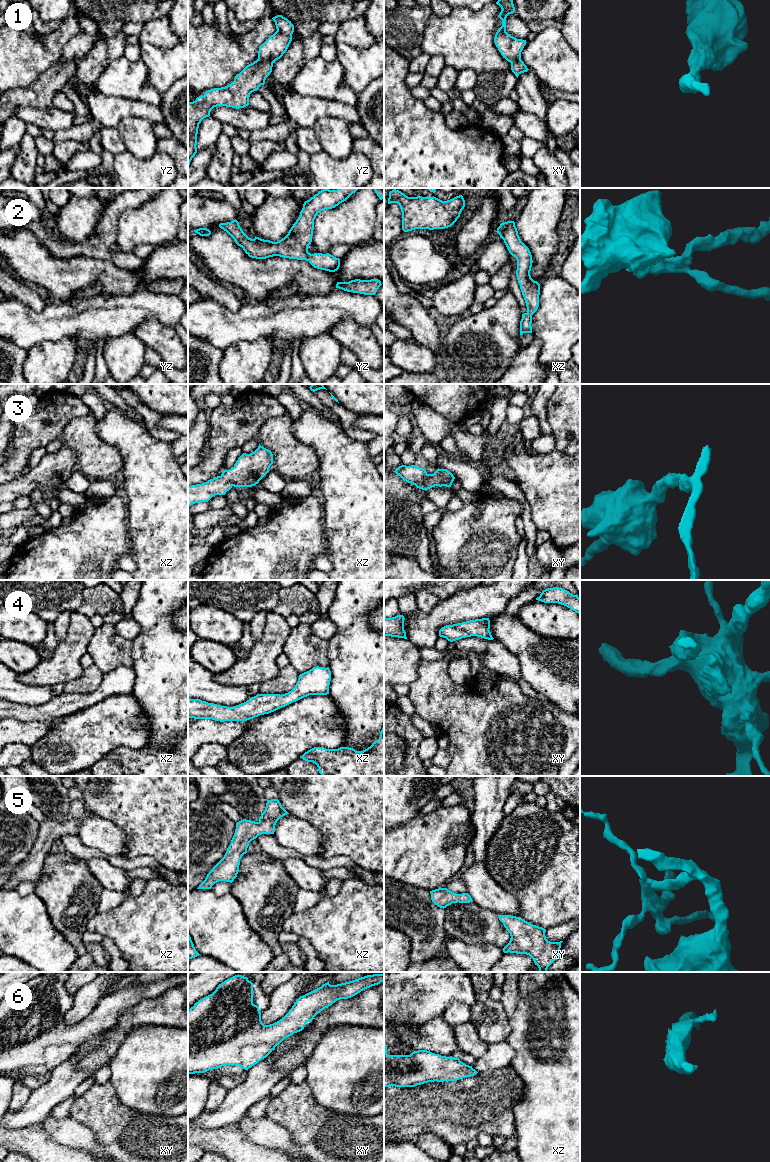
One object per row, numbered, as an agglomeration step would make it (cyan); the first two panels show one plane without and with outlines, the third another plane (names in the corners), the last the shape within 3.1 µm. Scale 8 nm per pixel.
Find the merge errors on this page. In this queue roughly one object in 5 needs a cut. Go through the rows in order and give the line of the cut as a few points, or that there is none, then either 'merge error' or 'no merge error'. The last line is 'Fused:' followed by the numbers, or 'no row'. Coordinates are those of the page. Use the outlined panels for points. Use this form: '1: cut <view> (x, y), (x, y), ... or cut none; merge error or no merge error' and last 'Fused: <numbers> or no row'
1: cut none; no merge error
2: cut none; no merge error
3: cut none; no merge error
4: cut none; no merge error
5: cut none; no merge error
6: cut none; no merge error
Fused: no row

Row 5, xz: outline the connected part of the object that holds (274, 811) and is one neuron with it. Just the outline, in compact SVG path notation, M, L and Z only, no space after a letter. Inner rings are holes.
M278 799L267 800L259 821L243 819L236 823L234 836L224 857L207 874L197 889L211 889L219 881L232 883L237 877L240 860L247 853L249 843L261 834L274 834L277 821L289 814Z

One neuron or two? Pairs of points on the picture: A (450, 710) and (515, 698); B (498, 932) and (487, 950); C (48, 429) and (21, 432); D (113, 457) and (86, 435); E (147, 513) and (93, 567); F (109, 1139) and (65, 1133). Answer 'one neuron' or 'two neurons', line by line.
A: one neuron
B: two neurons
C: one neuron
D: one neuron
E: two neurons
F: two neurons

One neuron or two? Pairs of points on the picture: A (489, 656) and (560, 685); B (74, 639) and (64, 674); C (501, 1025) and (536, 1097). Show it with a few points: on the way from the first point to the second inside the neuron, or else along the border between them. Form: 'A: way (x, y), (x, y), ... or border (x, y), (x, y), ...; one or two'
A: border (506, 648), (517, 658), (519, 672), (522, 677); two
B: way (72, 648), (66, 657), (65, 665); one
C: border (509, 1018), (509, 1034), (504, 1040); two

